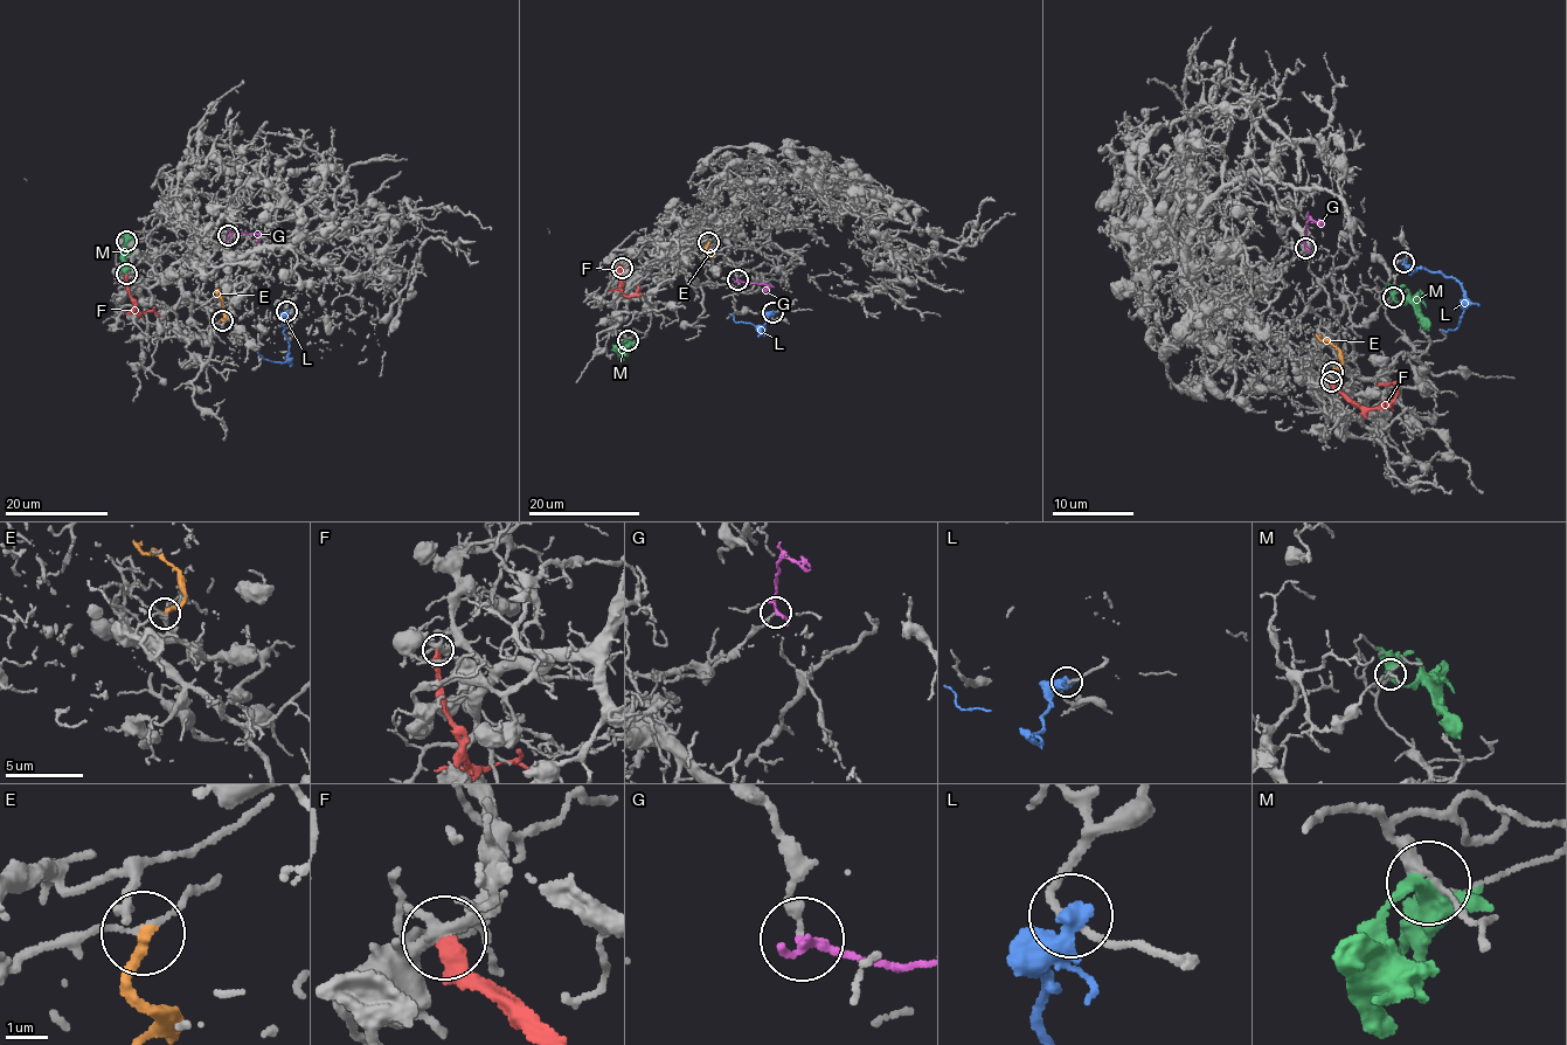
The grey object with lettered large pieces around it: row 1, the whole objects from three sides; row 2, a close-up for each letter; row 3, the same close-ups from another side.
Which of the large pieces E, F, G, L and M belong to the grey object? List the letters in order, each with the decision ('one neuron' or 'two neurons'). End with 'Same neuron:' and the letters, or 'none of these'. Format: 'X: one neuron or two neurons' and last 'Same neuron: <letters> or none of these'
E: two neurons
F: two neurons
G: two neurons
L: two neurons
M: two neurons
Same neuron: none of these

